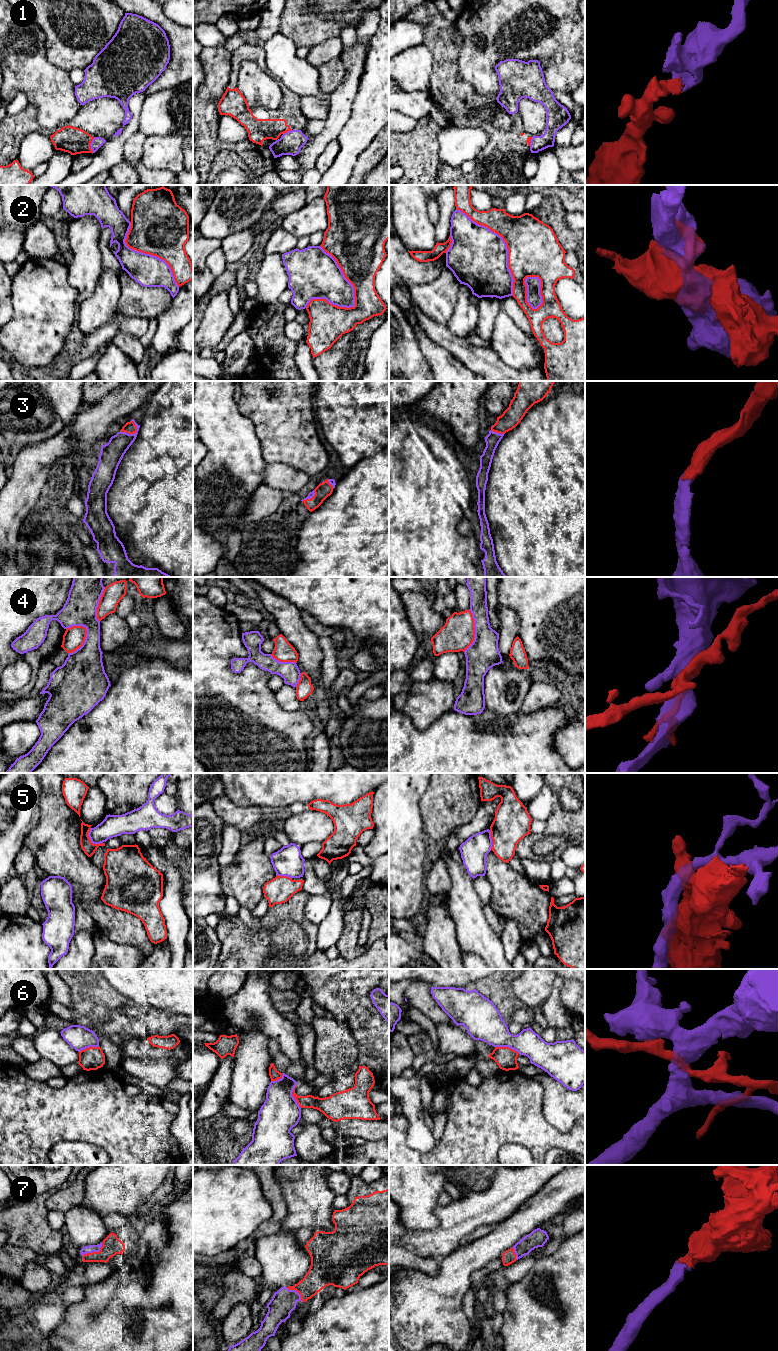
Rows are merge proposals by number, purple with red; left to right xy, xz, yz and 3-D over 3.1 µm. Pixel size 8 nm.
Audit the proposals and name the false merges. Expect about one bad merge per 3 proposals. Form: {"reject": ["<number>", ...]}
{"reject": ["2", "4", "5", "6"]}

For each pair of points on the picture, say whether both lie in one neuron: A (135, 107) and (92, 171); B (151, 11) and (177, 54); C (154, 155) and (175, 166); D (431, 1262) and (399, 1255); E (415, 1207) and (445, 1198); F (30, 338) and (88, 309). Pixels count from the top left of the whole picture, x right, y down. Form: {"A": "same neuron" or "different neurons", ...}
{"A": "same neuron", "B": "same neuron", "C": "same neuron", "D": "same neuron", "E": "different neurons", "F": "different neurons"}

